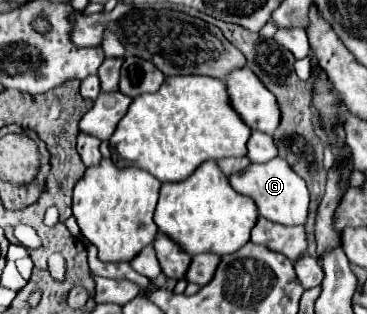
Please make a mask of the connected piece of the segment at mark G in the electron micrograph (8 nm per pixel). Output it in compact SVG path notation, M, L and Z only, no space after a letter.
M276 156L266 164L250 164L246 170L232 174L230 184L236 192L250 196L256 202L260 216L264 216L272 222L278 222L278 224L286 224L286 226L306 224L308 204L310 204L310 194L308 194L306 182L282 158Z

